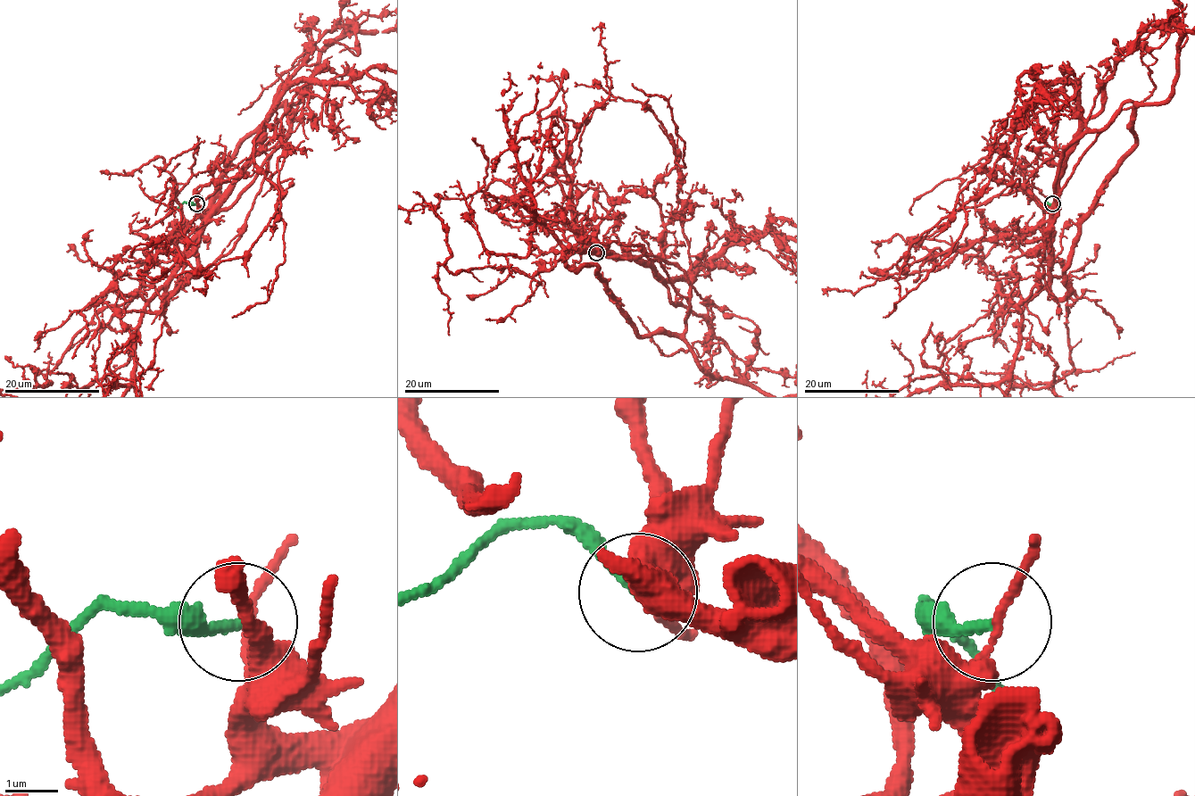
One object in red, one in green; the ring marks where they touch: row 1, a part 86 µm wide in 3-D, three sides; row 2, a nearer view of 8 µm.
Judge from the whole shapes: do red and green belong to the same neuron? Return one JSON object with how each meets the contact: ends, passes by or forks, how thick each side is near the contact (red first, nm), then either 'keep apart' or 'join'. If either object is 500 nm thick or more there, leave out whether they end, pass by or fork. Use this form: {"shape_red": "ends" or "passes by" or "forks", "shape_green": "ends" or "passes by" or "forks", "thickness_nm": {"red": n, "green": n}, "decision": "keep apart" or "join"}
{"shape_red": "passes by", "shape_green": "ends", "thickness_nm": {"red": 130, "green": 180}, "decision": "keep apart"}

